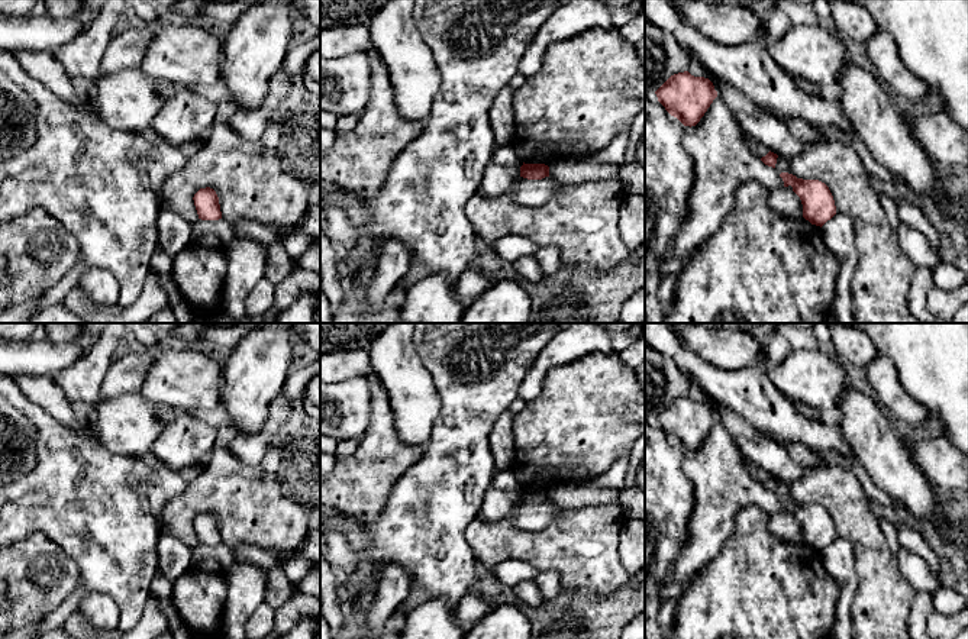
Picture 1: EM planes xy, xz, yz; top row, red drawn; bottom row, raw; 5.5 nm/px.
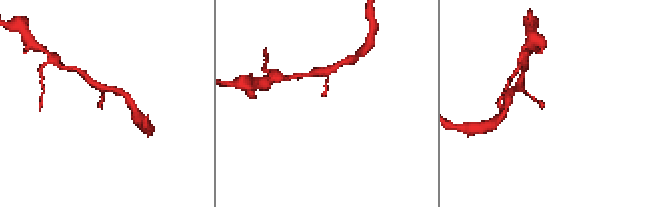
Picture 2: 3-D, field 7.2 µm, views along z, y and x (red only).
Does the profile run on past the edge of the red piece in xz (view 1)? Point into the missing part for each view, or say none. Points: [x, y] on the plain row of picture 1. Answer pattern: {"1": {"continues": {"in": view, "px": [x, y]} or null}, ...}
{"1": {"continues": null}}

